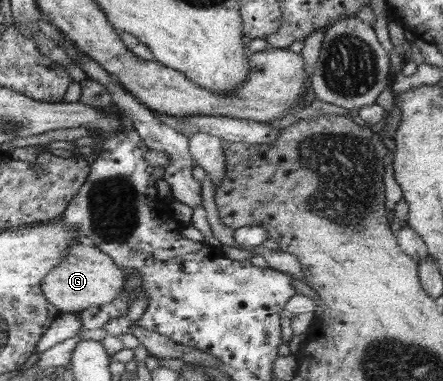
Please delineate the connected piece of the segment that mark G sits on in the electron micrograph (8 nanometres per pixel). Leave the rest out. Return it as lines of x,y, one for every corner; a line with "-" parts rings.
73,242
62,263
50,271
41,283
43,296
59,313
75,313
87,307
101,307
116,301
124,290
124,273
107,253
94,245

